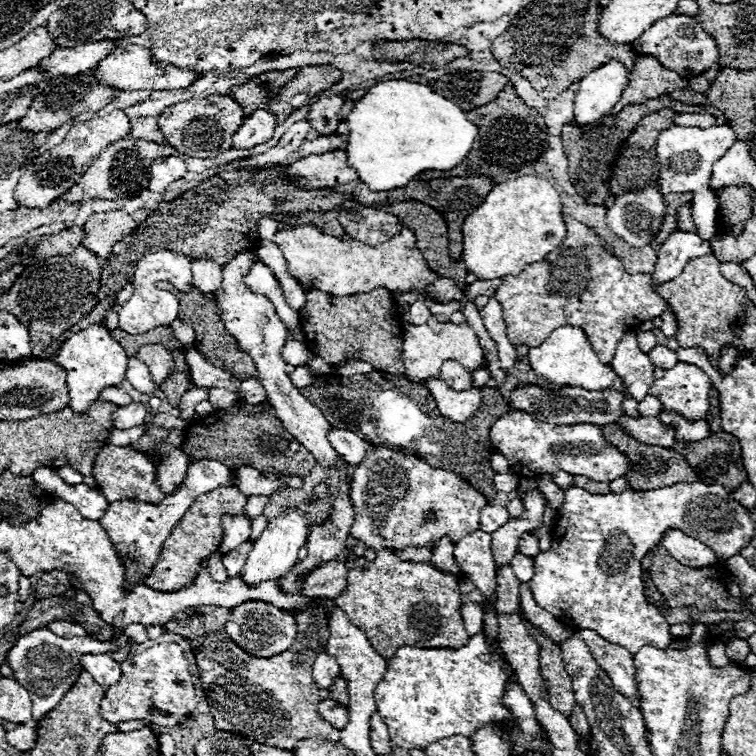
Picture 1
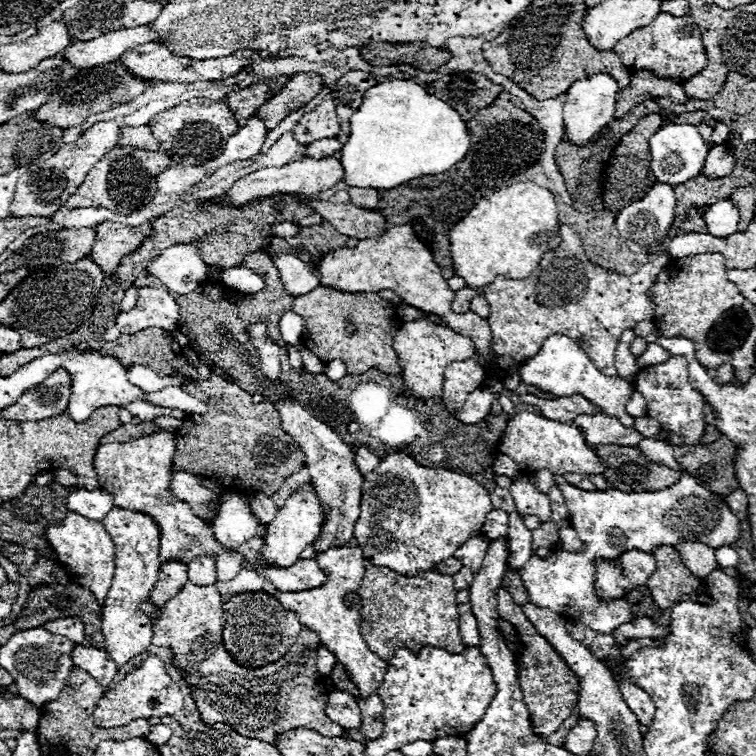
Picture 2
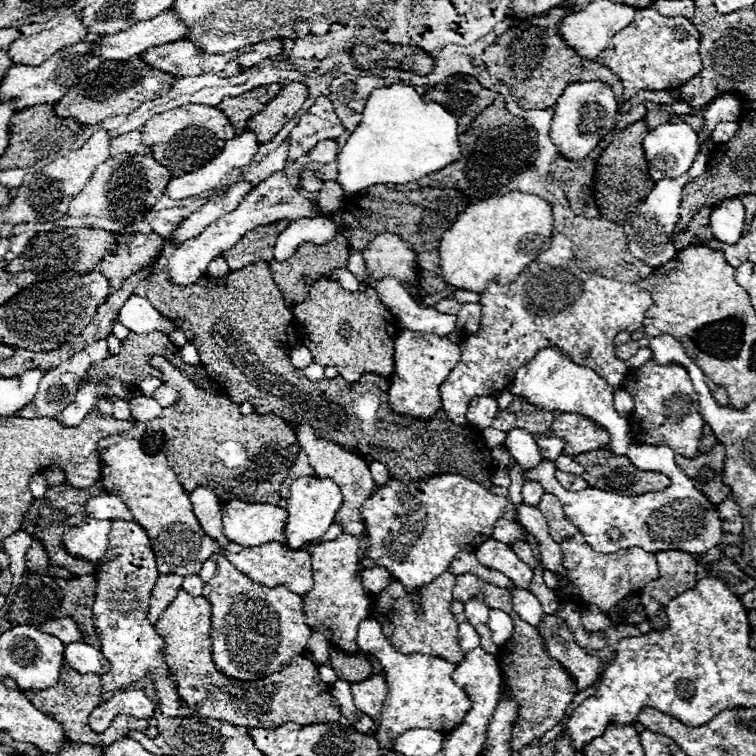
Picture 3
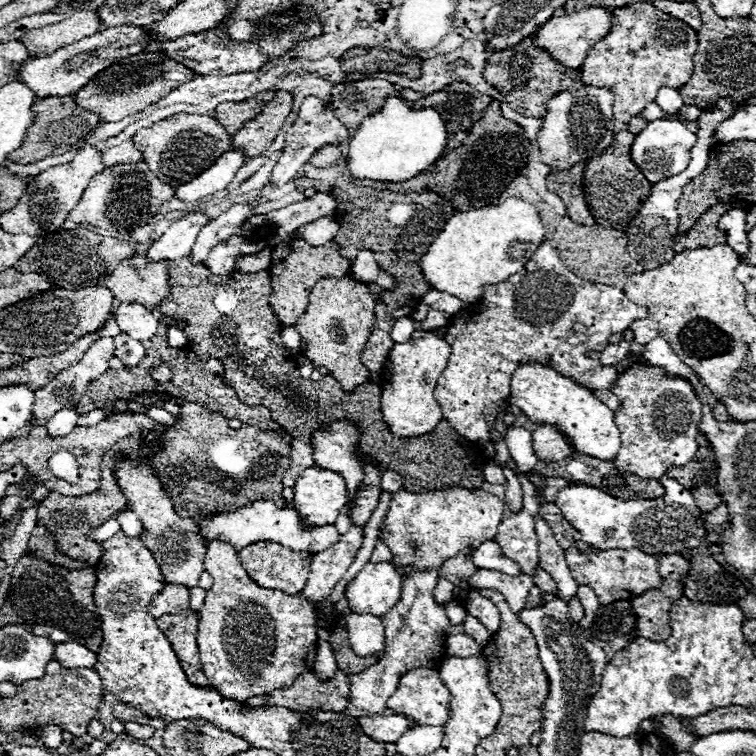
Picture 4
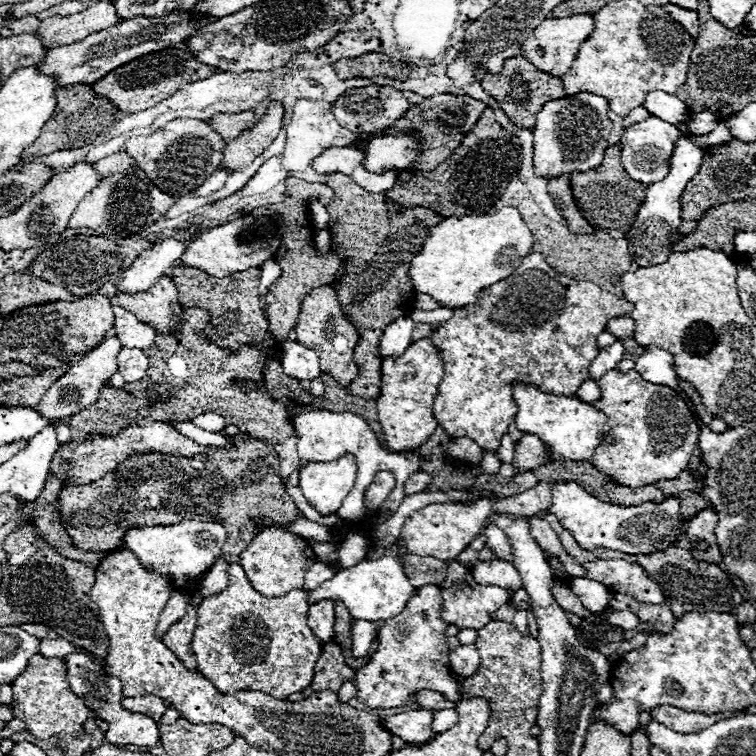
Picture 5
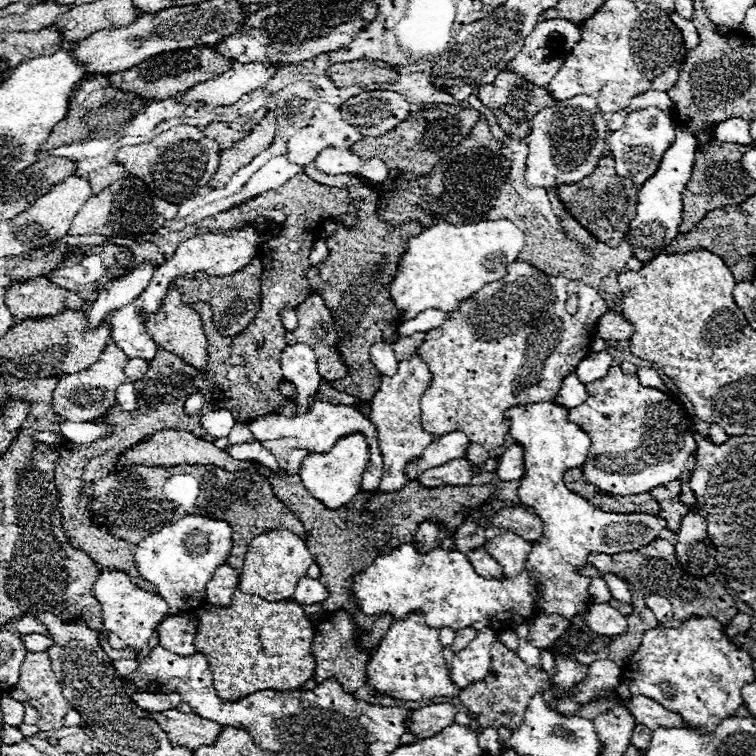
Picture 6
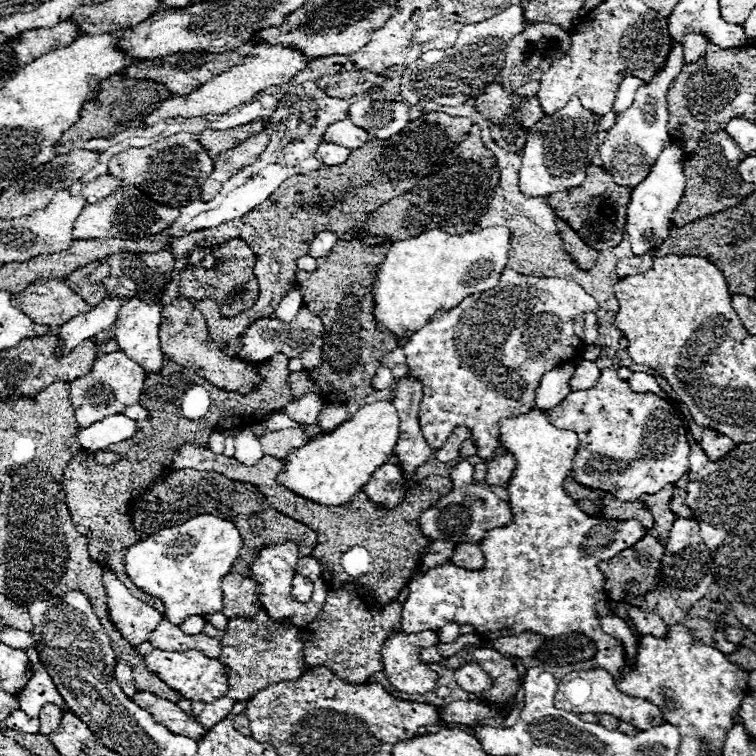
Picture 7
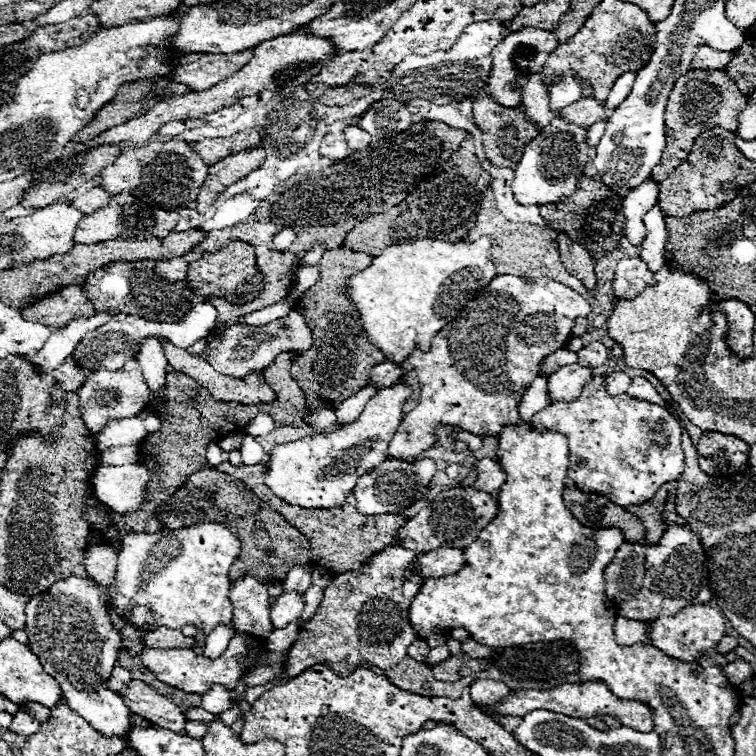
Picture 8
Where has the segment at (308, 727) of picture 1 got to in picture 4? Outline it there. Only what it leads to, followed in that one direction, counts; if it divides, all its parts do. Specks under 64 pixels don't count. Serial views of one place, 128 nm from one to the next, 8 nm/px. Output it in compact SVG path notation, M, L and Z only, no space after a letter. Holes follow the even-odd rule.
M192 608L180 610L174 614L164 614L156 620L156 626L164 636L168 636L180 666L184 668L184 674L188 680L196 686L210 686L210 680L206 678L200 662L200 650L198 650L198 624L200 624L200 614L194 612ZM338 670L336 676L328 682L324 680L318 680L312 672L302 672L292 686L288 688L278 688L278 690L272 690L272 694L266 694L266 696L252 696L248 698L242 706L248 710L248 708L260 708L260 706L282 706L282 708L288 708L288 710L298 710L298 712L306 712L306 710L312 710L312 712L318 712L318 710L332 710L332 712L344 712L344 708L348 706L348 694L350 694L350 682L348 682L348 676Z

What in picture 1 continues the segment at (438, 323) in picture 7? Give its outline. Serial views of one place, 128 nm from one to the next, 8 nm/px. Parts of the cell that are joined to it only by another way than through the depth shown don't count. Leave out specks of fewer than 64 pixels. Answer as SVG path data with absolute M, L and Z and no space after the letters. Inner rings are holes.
M564 216L564 222L568 228L566 240L548 252L544 260L528 264L518 276L504 276L494 298L502 304L506 332L514 346L528 344L534 348L542 344L554 328L576 324L588 332L596 354L610 364L622 336L640 322L660 316L664 300L650 286L652 274L630 276L622 262L602 248L586 224L570 216ZM444 362L440 368L440 378L452 388L452 390L468 390L472 388L470 382L470 370L460 366L458 362Z

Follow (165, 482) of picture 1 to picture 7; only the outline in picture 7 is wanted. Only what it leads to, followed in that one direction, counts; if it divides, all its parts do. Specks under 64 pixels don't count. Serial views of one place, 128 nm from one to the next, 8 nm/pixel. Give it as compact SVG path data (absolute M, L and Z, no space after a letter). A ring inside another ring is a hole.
M264 608L258 610L256 618L242 618L234 616L228 618L228 626L224 630L216 630L214 626L206 624L204 626L204 636L216 638L222 646L220 652L220 662L228 670L228 692L214 700L212 704L206 704L202 714L198 716L200 722L204 722L204 728L212 728L216 722L224 720L232 706L236 702L246 702L250 700L256 692L262 688L268 688L270 684L278 684L284 680L296 680L304 672L304 644L300 638L300 628L292 624L290 618L282 622L274 622Z

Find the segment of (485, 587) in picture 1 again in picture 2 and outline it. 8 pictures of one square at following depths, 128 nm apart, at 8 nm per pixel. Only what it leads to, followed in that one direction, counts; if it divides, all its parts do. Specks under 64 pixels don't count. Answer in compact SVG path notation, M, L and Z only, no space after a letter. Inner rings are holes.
M472 536L470 540L466 540L456 552L454 558L460 560L460 564L464 568L470 568L472 574L478 574L482 568L482 560L486 556L486 550L490 546L490 540L486 536Z

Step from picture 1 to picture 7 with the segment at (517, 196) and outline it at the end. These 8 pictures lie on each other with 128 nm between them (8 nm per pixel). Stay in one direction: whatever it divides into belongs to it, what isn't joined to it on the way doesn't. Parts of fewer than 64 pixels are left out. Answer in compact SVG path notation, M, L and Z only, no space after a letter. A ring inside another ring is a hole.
M492 226L480 232L452 236L440 228L398 240L378 266L374 282L376 320L398 338L404 330L418 330L438 312L454 308L468 294L484 292L498 284L510 258L510 228ZM378 366L378 372L376 372L376 380L372 382L372 387L376 391L390 388L390 386L392 386L392 380L394 380L394 376L392 376L390 368L386 368L386 366Z

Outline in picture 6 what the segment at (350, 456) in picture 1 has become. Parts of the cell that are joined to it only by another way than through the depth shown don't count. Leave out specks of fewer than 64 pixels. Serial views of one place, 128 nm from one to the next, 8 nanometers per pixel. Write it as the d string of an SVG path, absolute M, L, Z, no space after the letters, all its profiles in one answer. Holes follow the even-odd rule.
M466 458L452 460L448 464L442 464L438 468L424 470L416 478L422 486L442 486L442 484L470 484L470 462Z

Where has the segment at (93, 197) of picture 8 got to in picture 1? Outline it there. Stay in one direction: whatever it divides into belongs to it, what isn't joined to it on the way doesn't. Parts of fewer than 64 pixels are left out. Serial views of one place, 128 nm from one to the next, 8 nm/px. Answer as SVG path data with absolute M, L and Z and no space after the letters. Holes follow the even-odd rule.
M146 116L146 118L132 118L132 132L130 136L152 140L152 142L164 142L164 134L158 128L158 116Z

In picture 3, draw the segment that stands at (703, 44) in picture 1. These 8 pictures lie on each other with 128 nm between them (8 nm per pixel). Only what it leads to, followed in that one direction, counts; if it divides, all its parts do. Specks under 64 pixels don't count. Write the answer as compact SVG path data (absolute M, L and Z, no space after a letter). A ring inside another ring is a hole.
M640 8L636 20L612 36L608 48L598 56L598 60L604 60L604 64L608 64L608 68L620 76L624 84L624 98L620 102L624 102L628 96L632 96L632 92L640 88L672 90L680 88L686 80L696 76L702 70L698 44L698 30L688 18L666 18L652 8Z

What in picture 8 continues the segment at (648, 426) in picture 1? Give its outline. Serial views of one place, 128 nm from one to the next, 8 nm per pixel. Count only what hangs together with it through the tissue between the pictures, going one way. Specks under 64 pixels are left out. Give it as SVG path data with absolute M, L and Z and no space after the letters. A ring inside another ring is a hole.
M482 458L478 464L476 464L476 470L478 470L478 478L474 482L474 488L476 490L482 490L482 492L498 492L500 486L506 482L506 472L500 468L500 462L498 460L492 460L492 458Z

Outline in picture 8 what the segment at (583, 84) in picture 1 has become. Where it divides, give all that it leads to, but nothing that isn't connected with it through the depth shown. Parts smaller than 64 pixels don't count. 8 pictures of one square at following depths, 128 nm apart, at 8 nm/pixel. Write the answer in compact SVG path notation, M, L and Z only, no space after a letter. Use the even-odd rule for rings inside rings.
M556 116L530 144L526 144L520 162L514 166L512 192L520 204L552 204L576 190L578 178L590 160L592 146L588 144L588 128L568 124Z

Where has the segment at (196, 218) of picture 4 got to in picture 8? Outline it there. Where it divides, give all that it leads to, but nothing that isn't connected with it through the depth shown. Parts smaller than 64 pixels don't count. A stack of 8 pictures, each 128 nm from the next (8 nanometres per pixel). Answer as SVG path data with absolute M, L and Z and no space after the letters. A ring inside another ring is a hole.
M98 312L90 318L76 318L70 320L64 328L58 328L52 332L52 336L48 338L48 342L42 346L42 350L34 356L34 364L40 370L52 370L58 368L60 364L64 364L64 360L74 352L76 344L82 340L82 336L86 332L92 332L96 328L100 328L102 324L106 324L112 318L110 312Z

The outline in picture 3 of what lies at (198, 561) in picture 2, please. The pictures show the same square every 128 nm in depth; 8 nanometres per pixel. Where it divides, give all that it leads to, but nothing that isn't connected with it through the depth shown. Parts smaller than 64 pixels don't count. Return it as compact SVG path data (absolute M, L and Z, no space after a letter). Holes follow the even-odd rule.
M192 574L192 576L184 576L184 586L182 586L190 596L198 596L202 594L204 588L204 580L200 578L200 574Z

